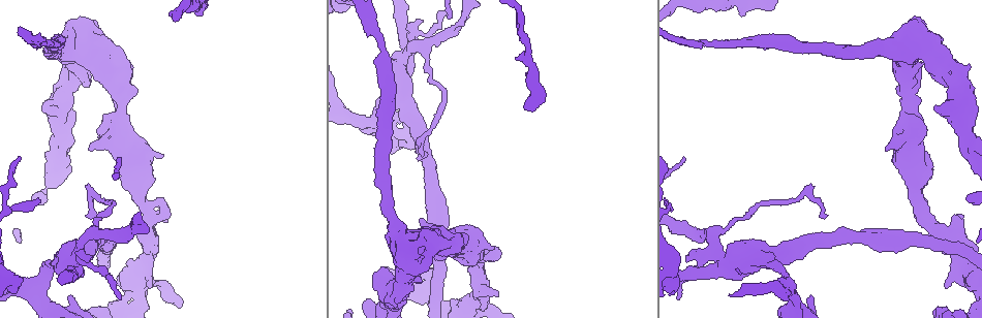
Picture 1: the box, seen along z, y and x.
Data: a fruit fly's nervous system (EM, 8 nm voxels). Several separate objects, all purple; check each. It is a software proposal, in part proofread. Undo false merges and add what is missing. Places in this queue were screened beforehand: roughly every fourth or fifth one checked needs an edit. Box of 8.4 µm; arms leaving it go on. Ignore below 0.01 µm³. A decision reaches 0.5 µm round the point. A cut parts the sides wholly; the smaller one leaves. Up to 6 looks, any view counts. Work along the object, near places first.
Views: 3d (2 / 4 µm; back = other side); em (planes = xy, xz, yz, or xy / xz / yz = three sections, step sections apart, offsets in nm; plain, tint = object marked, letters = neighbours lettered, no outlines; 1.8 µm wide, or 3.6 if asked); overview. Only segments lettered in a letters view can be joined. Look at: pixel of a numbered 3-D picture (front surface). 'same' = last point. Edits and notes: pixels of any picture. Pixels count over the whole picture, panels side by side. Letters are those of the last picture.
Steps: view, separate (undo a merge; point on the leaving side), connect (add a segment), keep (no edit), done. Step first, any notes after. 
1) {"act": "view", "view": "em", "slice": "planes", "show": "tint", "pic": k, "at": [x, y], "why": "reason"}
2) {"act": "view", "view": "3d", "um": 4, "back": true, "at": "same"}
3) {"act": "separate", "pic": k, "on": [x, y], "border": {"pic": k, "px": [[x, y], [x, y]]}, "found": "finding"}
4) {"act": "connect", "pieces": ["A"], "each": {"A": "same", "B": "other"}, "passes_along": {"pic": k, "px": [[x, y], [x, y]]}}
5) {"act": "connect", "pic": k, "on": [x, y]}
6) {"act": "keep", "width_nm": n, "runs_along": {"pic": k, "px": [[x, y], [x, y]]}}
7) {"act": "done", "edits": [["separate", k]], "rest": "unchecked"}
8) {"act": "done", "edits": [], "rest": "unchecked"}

{"act": "view", "view": "3d", "um": 4, "pic": 1, "at": [744, 16], "why": "stops while still wide"}

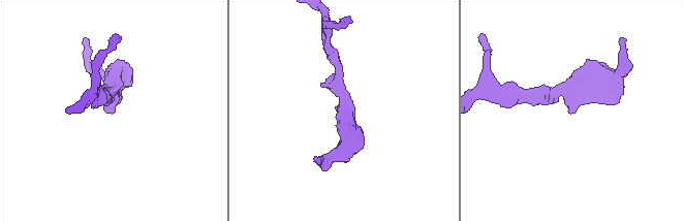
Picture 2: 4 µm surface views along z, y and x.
{"act": "view", "view": "em", "slice": "xy", "step": 16, "show": "tint", "pic": 2, "at": [575, 112], "arm_widths_nm": [220, 340]}

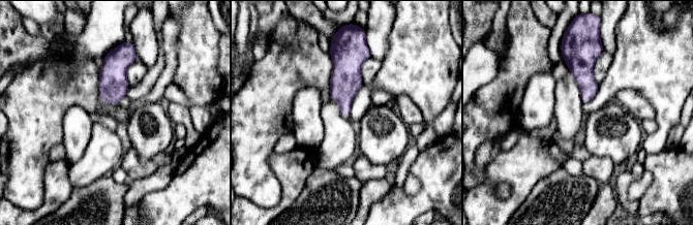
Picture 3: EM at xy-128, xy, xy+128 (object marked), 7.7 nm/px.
{"act": "view", "view": "em", "slice": "planes", "show": "letters", "at": "same"}

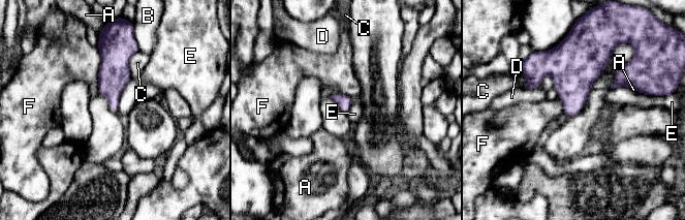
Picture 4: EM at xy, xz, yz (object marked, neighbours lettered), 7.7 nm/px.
{"act": "keep", "longest_contact_nm": ["E", 300], "each": {"A": "other", "B": "other", "C": "other", "D": "other", "E": "other", "F": "other"}, "border": {"pic": 4, "px": [[132, 79], [120, 96], [117, 112]]}, "found": "none of them fits"}

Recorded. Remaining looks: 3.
{"act": "view", "view": "em", "um": 3.6, "slice": "planes", "show": "letters", "pic": 1, "at": [734, 266], "why": "arms part here"}

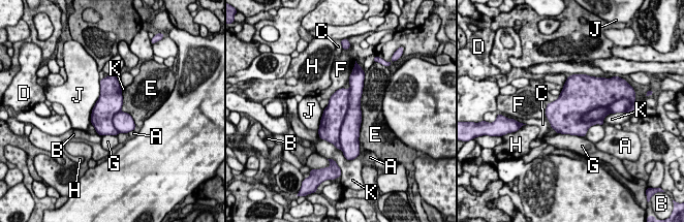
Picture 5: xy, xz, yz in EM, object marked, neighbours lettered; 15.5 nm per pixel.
{"act": "separate", "pic": 5, "on": [349, 132], "each": {"A": "other", "B": "other", "C": "other", "D": "other", "E": "other", "F": "other", "G": "other", "H": "other", "J": "other", "K": "other"}, "found": "two cells meet here"}

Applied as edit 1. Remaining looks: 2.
{"act": "view", "view": "em", "um": 3.6, "slice": "yz", "step": 8, "show": "tint", "pic": 1, "at": [148, 276], "why": "sharp bend"}

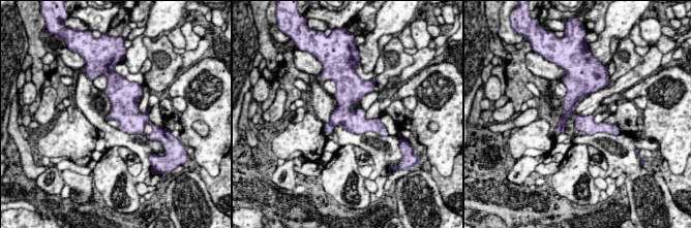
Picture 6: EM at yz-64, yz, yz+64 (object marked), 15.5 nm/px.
{"act": "view", "view": "em", "um": 3.6, "slice": "planes", "show": "letters", "at": "same", "why": "cut it another way"}

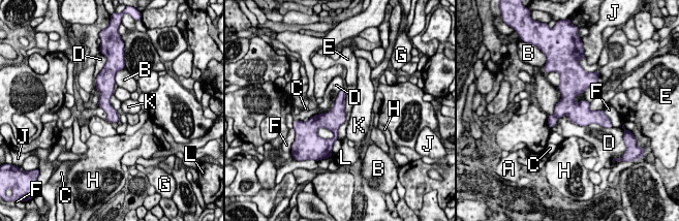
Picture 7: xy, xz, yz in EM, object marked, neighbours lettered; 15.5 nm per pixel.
{"act": "keep", "each": {"A": "other", "B": "other", "C": "other", "D": "other", "E": "other", "F": "other", "G": "other", "H": "other", "J": "other", "K": "other", "L": "other"}, "border": {"pic": 7, "px": [[567, 117], [580, 125], [603, 126]]}, "found": "all the same cell"}

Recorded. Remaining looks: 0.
{"act": "done", "edits": [["separate", 5]], "rest": "unchecked"}

